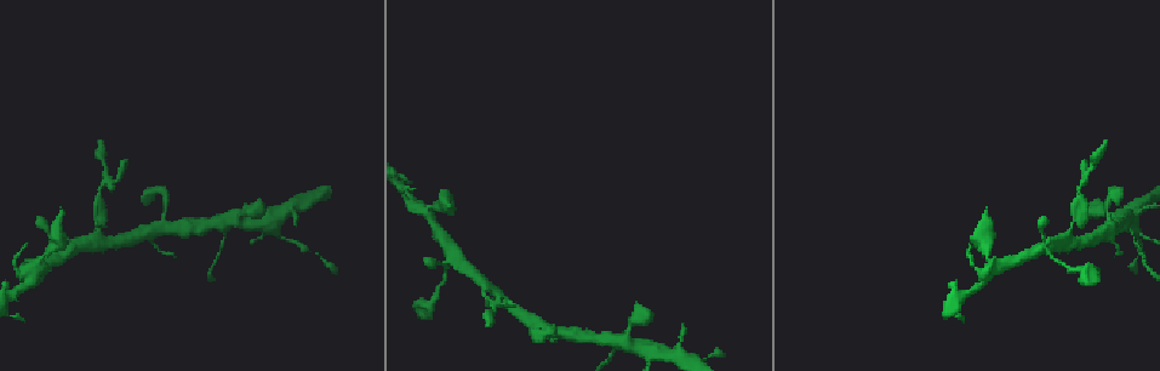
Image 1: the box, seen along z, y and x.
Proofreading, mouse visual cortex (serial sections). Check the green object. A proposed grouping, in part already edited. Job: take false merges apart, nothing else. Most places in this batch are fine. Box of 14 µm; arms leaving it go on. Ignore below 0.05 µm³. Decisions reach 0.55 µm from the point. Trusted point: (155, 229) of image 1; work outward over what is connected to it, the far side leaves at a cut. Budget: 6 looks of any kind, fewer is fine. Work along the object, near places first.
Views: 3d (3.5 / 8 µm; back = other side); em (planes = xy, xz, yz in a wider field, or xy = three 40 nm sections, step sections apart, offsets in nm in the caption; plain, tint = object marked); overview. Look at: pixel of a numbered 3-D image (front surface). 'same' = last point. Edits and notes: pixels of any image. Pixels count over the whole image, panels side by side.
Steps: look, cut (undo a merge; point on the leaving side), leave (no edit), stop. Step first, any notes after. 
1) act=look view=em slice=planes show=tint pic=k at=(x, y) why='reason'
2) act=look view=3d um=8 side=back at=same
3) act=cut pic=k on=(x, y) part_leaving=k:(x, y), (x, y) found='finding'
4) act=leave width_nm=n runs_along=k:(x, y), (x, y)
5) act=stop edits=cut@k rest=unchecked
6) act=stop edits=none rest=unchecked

act=look view=3d um=8 pic=1 at=(493, 303) why='branch point'

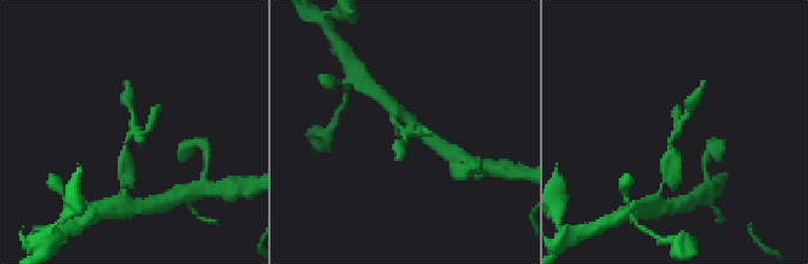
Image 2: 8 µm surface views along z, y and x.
act=look view=3d um=3.5 side=back pic=2 at=(404, 131)

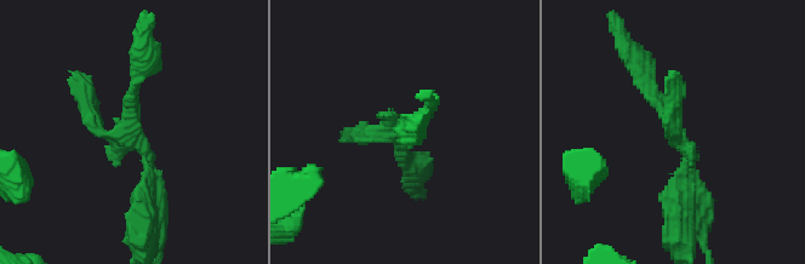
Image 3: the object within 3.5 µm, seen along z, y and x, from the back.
act=leave found='one cell here'

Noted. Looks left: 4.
act=look view=3d um=8 side=back pic=1 at=(164, 195) why='thick turns thin'

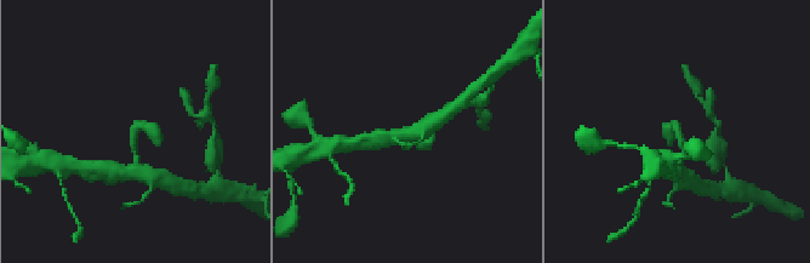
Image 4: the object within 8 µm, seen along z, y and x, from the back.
act=look view=3d um=3.5 pic=4 at=(680, 135)

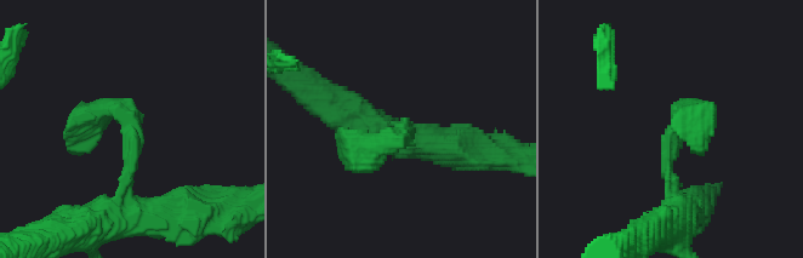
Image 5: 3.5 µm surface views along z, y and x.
act=look view=em slice=xy step=1 show=tint pic=5 at=(132, 127)

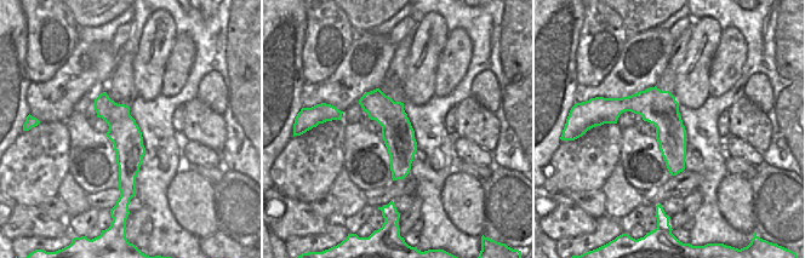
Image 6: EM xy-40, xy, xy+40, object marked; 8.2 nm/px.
act=leave arm_widths_nm=150,400 found='one cell here'

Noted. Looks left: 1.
act=stop edits=none rest=unchecked

